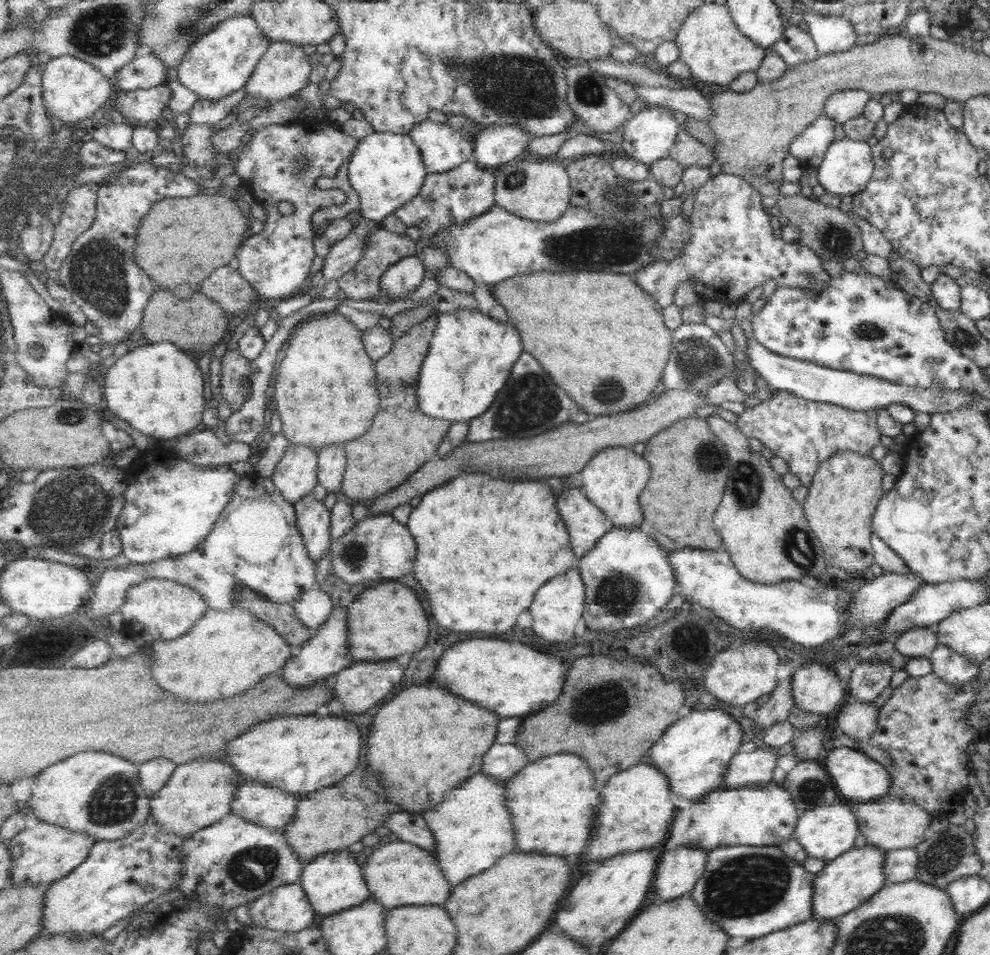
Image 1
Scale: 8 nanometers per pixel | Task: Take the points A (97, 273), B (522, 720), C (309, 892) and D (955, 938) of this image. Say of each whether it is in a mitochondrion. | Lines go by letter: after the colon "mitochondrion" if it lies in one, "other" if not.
A: mitochondrion
B: other
C: other
D: other

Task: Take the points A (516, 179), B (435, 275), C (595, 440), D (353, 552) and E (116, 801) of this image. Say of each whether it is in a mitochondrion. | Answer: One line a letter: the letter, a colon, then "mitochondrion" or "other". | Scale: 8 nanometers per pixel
A: mitochondrion
B: other
C: other
D: mitochondrion
E: mitochondrion

